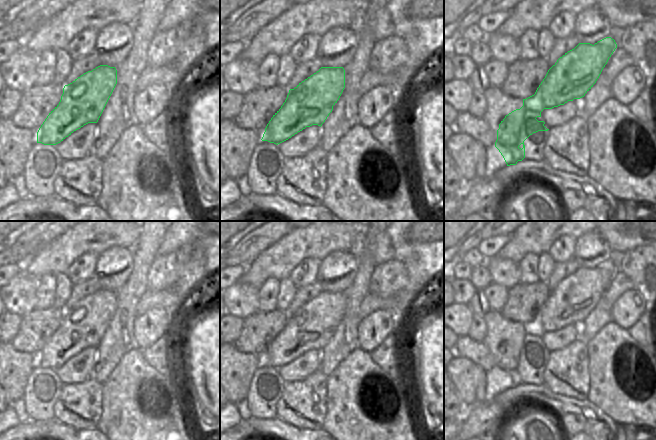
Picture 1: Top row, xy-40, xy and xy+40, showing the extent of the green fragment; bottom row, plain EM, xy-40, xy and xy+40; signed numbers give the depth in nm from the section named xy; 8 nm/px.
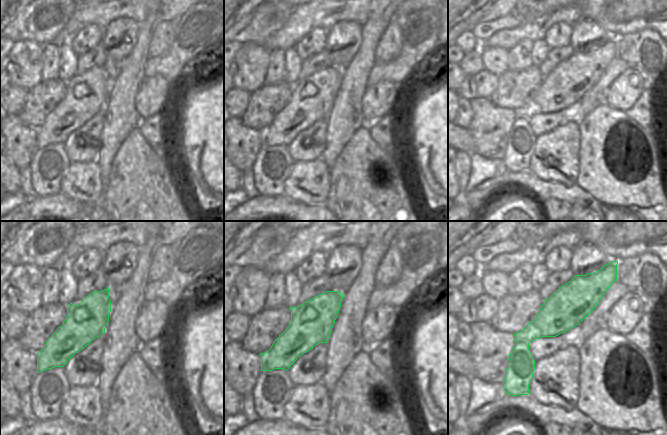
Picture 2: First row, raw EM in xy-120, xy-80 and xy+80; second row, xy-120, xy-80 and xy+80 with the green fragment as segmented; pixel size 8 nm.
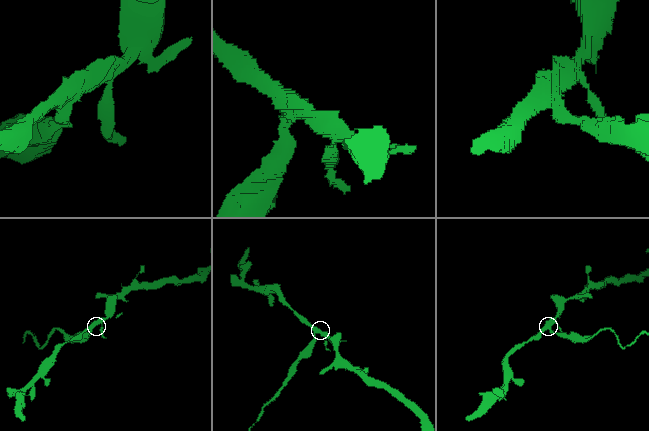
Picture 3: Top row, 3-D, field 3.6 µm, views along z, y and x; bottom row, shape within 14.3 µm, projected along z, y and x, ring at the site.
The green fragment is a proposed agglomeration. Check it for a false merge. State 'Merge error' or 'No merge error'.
Merge error.

